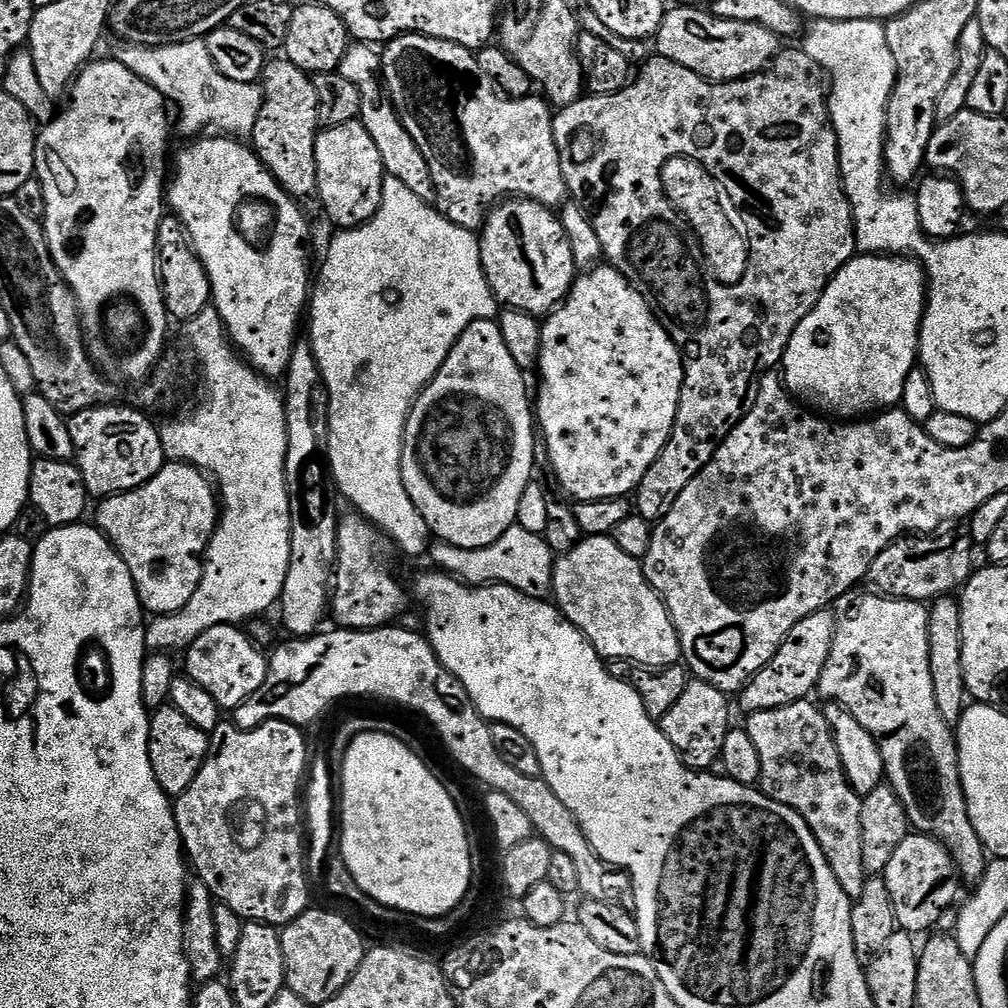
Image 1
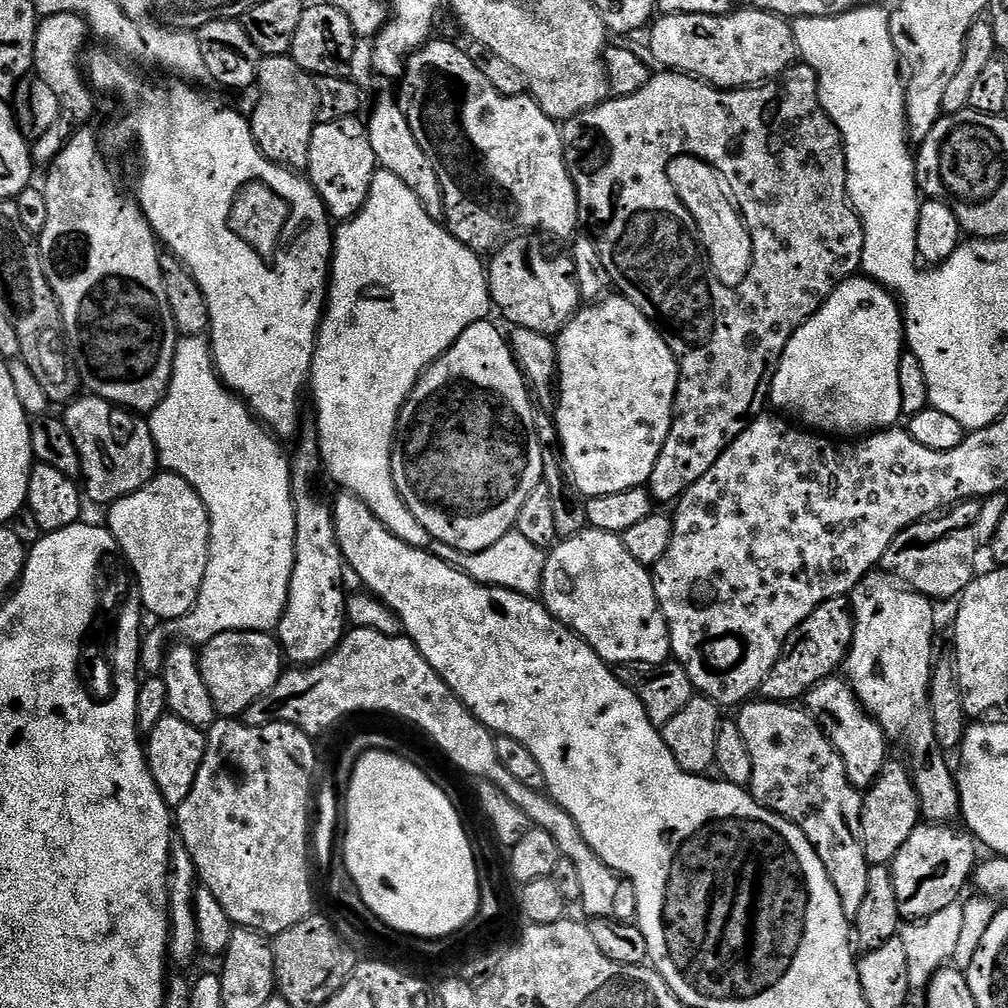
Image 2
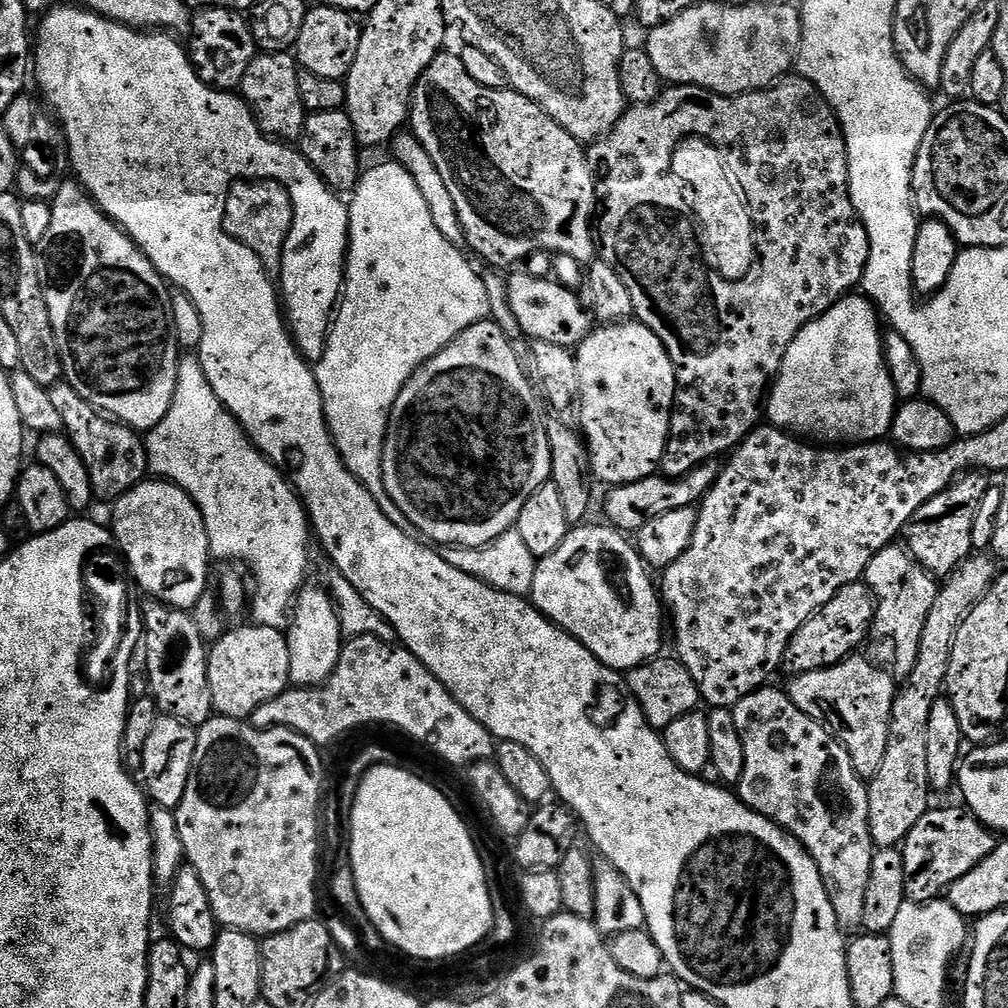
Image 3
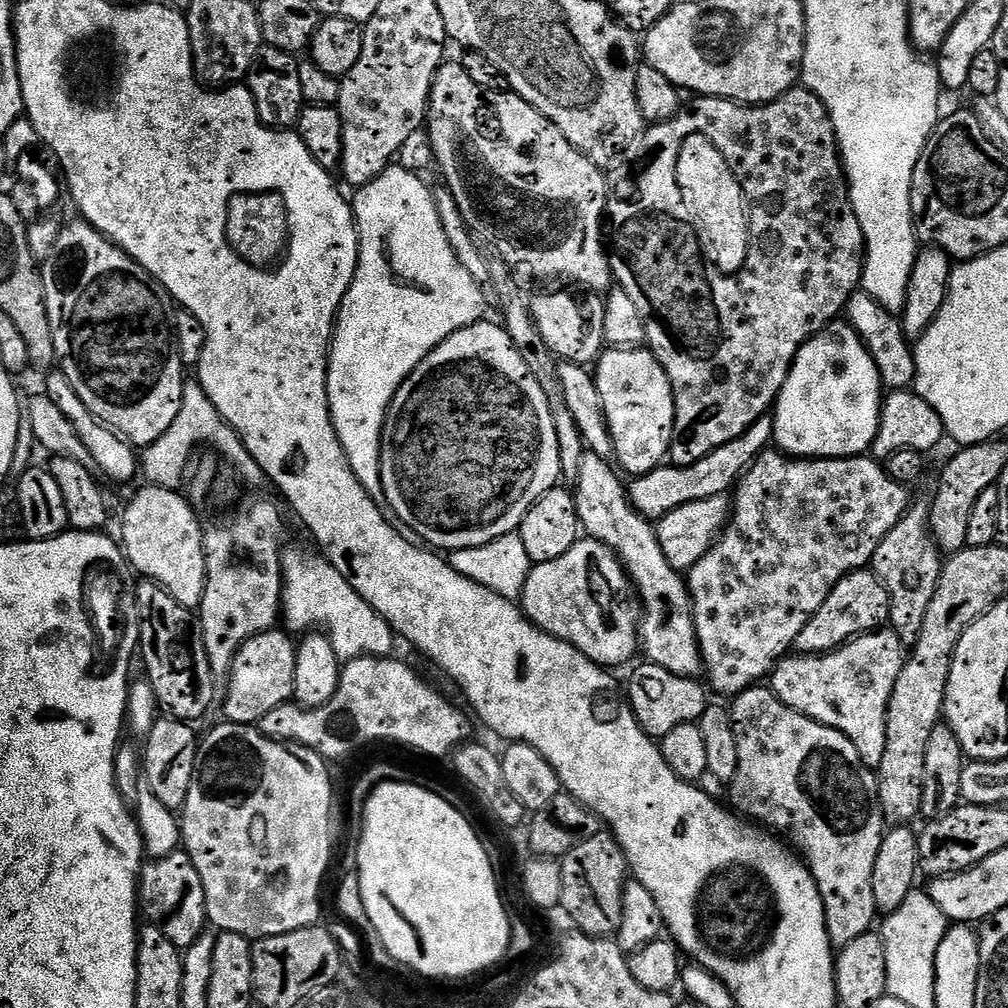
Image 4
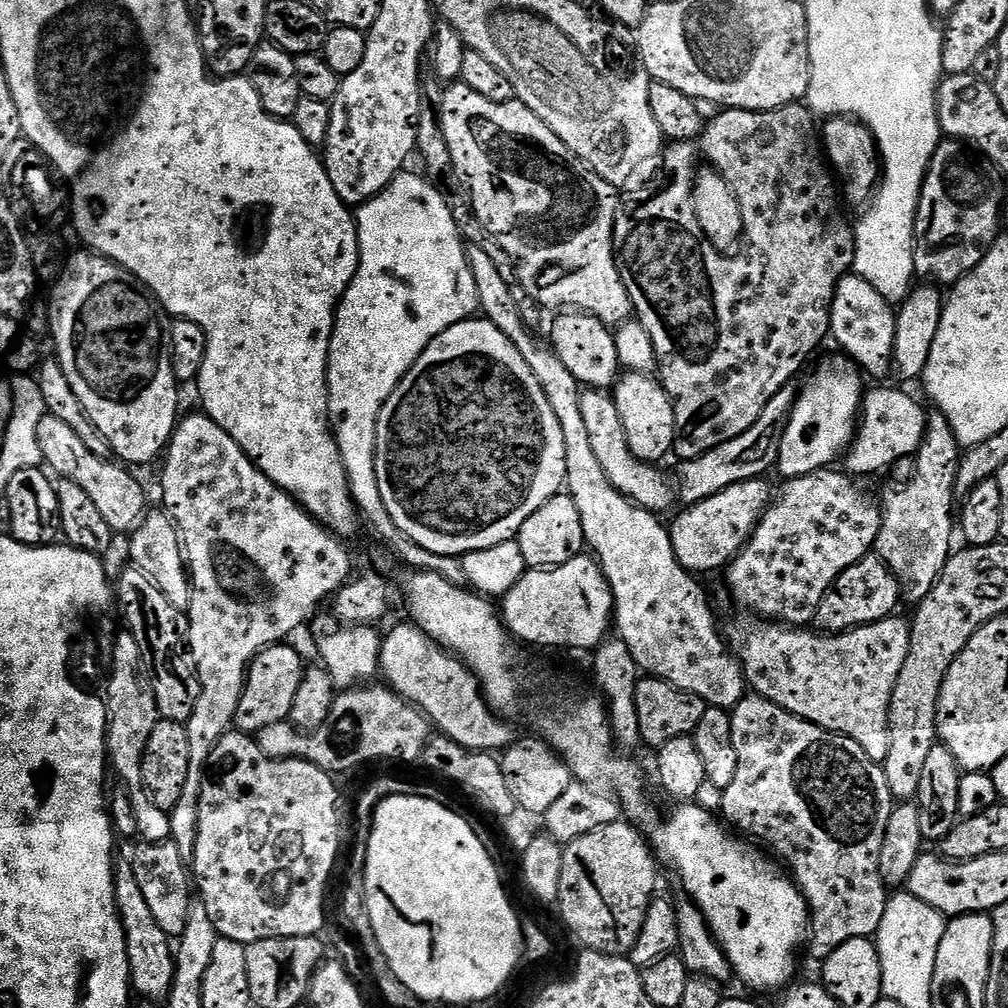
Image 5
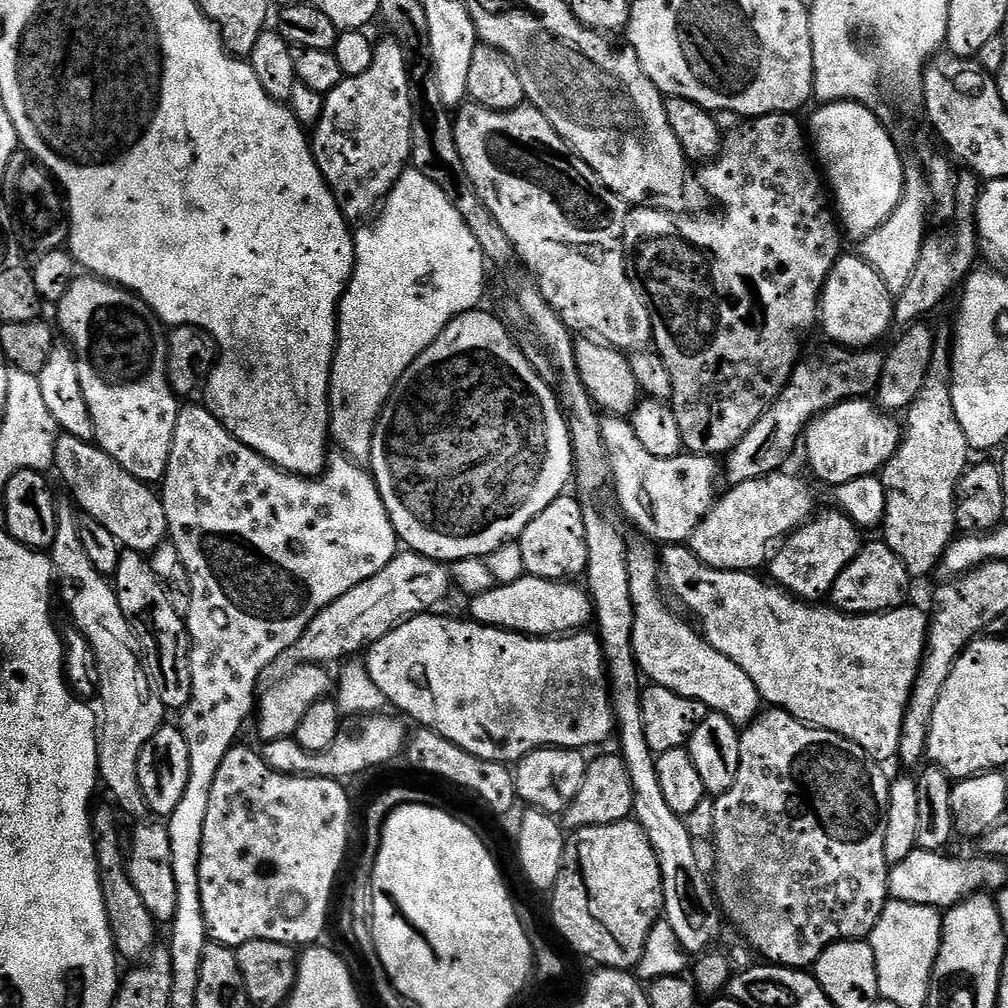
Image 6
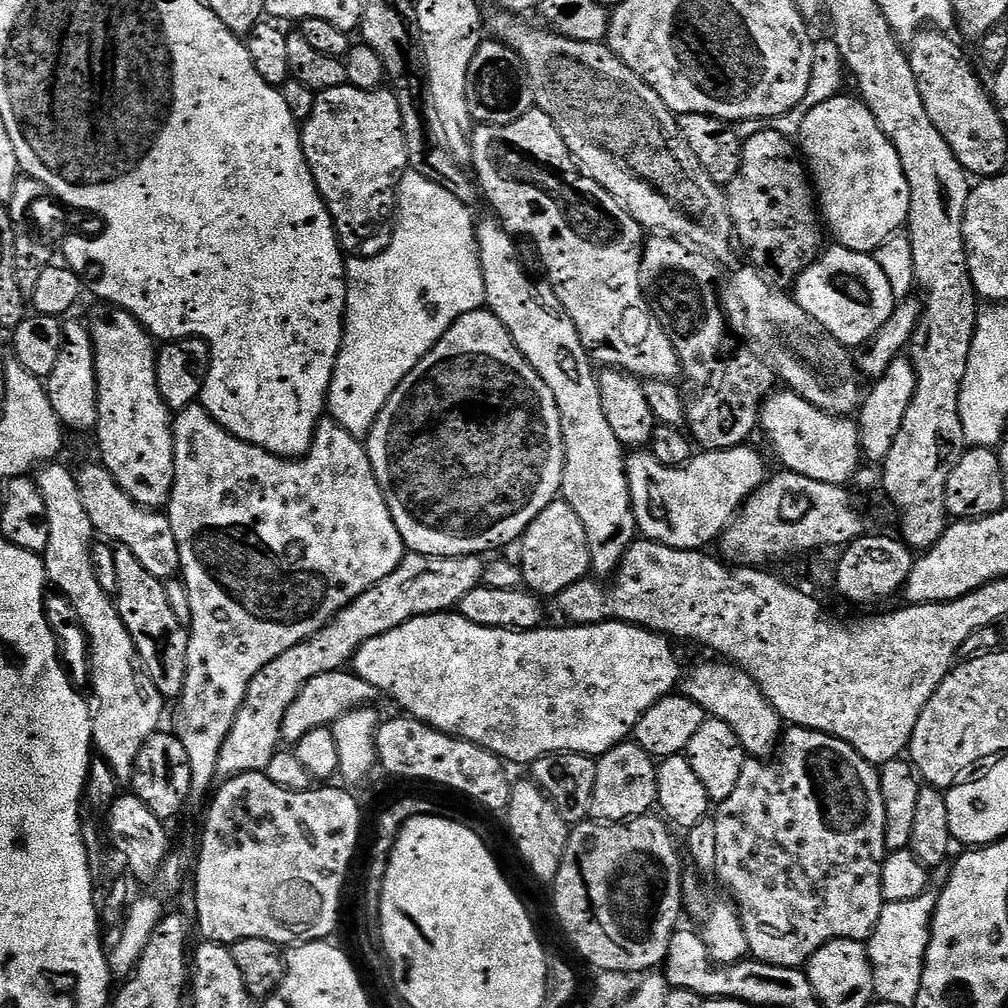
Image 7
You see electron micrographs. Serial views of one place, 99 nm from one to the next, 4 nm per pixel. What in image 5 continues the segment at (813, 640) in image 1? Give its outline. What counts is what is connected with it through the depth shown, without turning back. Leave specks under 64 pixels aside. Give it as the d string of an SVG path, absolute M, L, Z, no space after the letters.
M869 554L858 562L854 562L854 566L842 570L842 574L838 574L834 586L830 586L830 590L826 590L826 598L822 598L822 602L818 606L814 628L815 631L825 634L849 632L855 628L886 619L887 616L893 615L897 611L896 607L901 607L901 604L900 587L890 566L886 566L882 557Z

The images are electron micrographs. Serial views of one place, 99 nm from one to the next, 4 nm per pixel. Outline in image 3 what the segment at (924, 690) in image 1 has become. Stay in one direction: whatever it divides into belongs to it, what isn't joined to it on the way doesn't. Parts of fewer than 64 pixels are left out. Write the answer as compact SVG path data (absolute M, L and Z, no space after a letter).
M889 546L874 554L862 580L876 596L875 635L892 640L892 656L896 659L894 672L897 677L903 678L914 670L918 642L922 642L922 626L926 626L926 618L930 618L930 610L934 607L938 580L908 553L907 547L896 547Z

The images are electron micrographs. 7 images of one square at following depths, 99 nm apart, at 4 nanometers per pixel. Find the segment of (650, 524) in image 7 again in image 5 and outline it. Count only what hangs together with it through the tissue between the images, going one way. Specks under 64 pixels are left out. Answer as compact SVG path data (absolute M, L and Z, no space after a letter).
M588 388L580 393L580 405L582 406L582 418L586 421L586 430L590 433L590 447L594 449L594 455L598 457L598 463L602 470L606 470L606 478L619 492L637 504L639 508L645 508L648 512L665 514L672 508L672 503L677 503L678 488L675 483L668 481L666 473L656 464L648 464L644 460L638 459L630 450L630 442L626 442L626 430L622 430L622 418L618 418L618 406L615 399L607 391L598 388Z

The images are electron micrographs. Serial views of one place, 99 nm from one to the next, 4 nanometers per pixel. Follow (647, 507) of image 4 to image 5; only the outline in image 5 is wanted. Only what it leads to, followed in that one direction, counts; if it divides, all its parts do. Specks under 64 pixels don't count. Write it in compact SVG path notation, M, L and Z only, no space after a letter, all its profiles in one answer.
M795 383L782 386L770 402L766 402L766 410L758 414L758 422L746 430L746 434L738 434L738 438L730 438L730 442L722 442L722 446L714 446L706 454L693 460L683 461L679 466L678 496L685 505L697 504L714 494L726 491L738 482L746 482L763 477L777 467L780 451L782 450L782 434L788 425L792 407L798 395Z

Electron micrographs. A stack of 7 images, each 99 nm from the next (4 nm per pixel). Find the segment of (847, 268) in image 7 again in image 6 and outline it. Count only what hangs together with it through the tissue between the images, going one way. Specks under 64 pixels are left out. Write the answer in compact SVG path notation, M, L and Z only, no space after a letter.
M841 255L840 261L828 275L824 283L824 293L820 295L819 323L824 324L824 332L829 341L840 346L872 346L891 329L894 324L894 297L886 290L886 282L860 259L859 255Z

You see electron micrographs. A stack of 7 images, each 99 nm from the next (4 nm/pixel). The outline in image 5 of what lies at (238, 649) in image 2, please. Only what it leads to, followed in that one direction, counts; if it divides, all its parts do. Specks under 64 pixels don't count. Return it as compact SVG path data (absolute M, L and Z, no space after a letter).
M288 642L274 644L252 659L248 677L244 679L244 693L238 702L235 731L255 734L266 730L266 726L274 726L274 722L282 722L291 717L294 698L298 698L298 686L304 677L306 663L290 645Z

